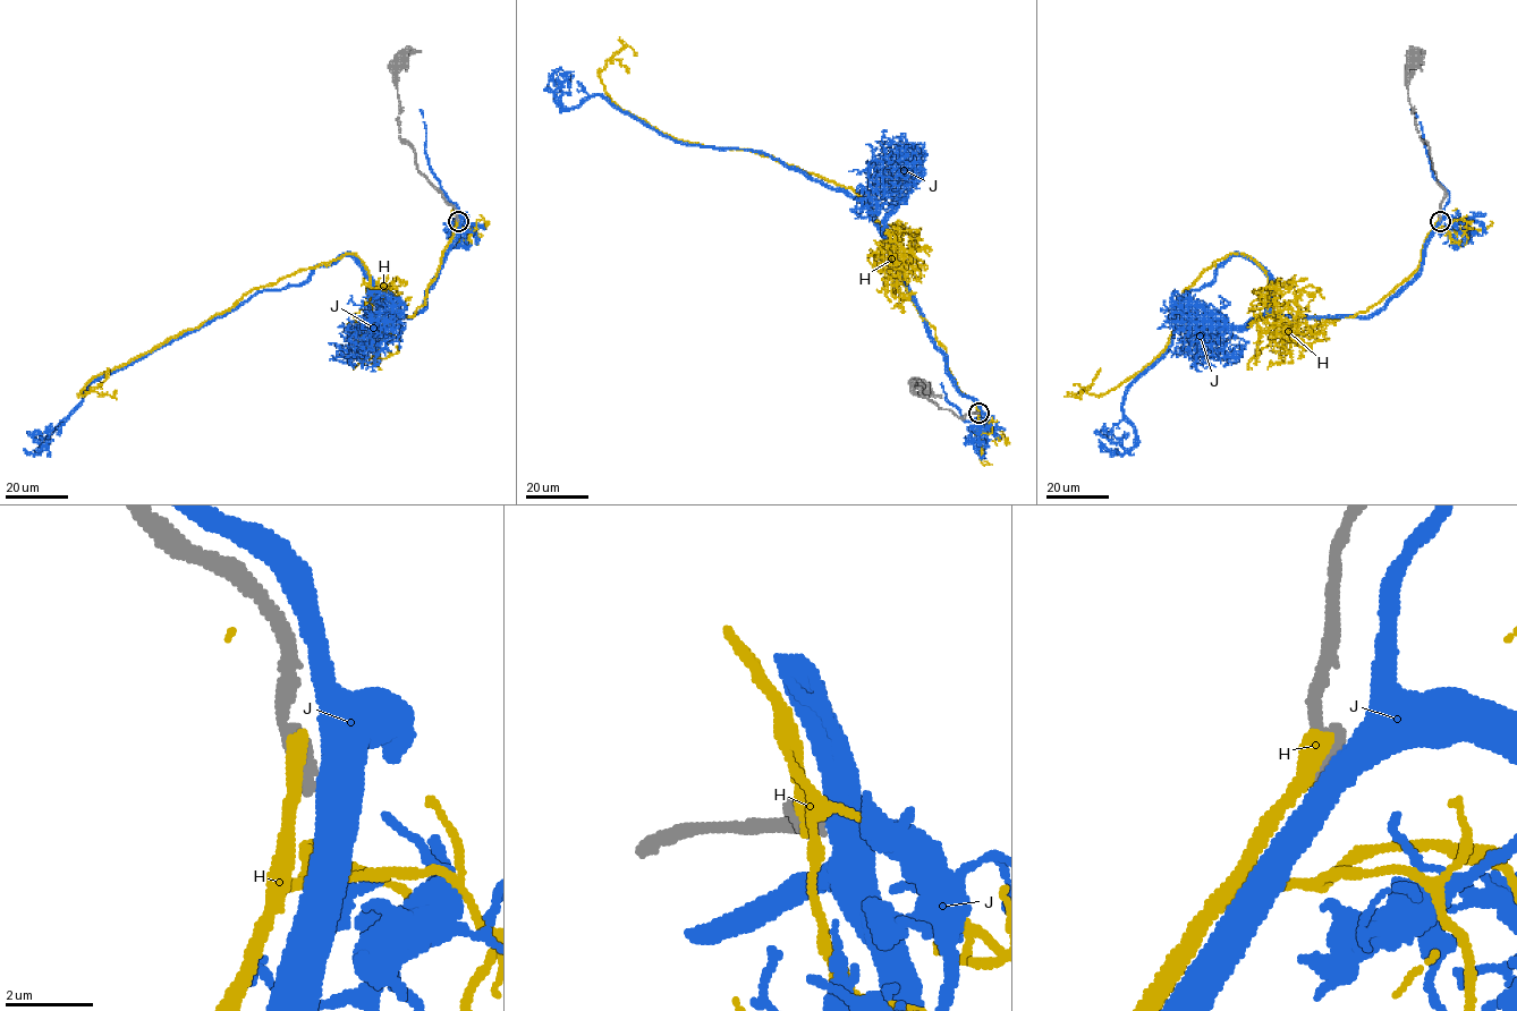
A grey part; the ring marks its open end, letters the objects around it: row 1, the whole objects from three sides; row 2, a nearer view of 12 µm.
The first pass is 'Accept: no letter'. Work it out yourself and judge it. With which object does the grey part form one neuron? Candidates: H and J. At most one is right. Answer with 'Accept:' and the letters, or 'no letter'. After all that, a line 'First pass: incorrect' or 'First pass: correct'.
Accept: no letter
First pass: correct

